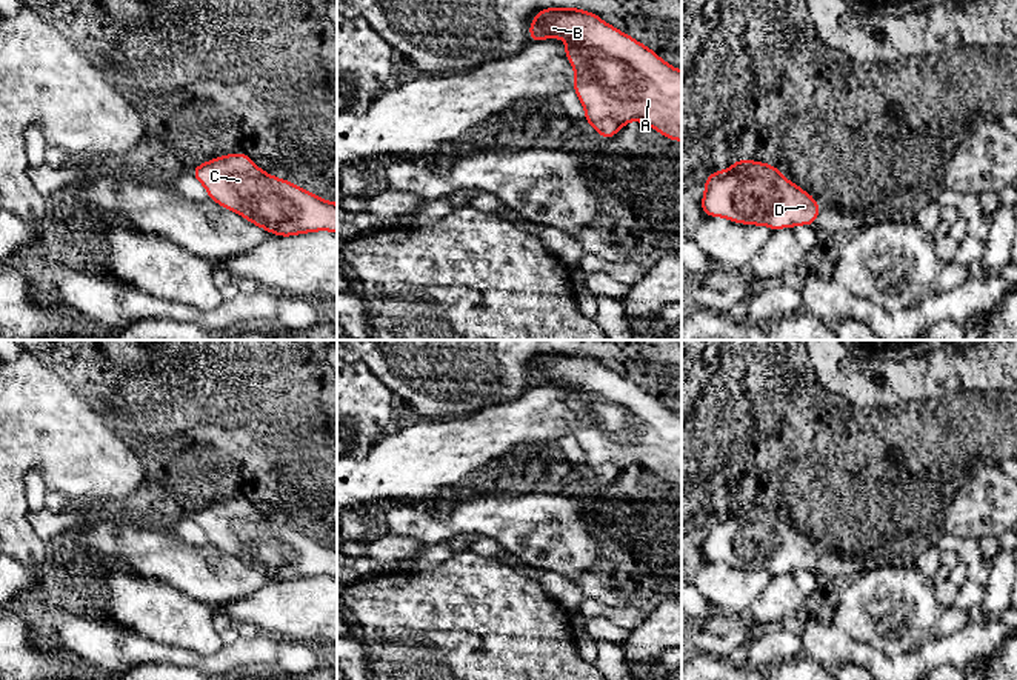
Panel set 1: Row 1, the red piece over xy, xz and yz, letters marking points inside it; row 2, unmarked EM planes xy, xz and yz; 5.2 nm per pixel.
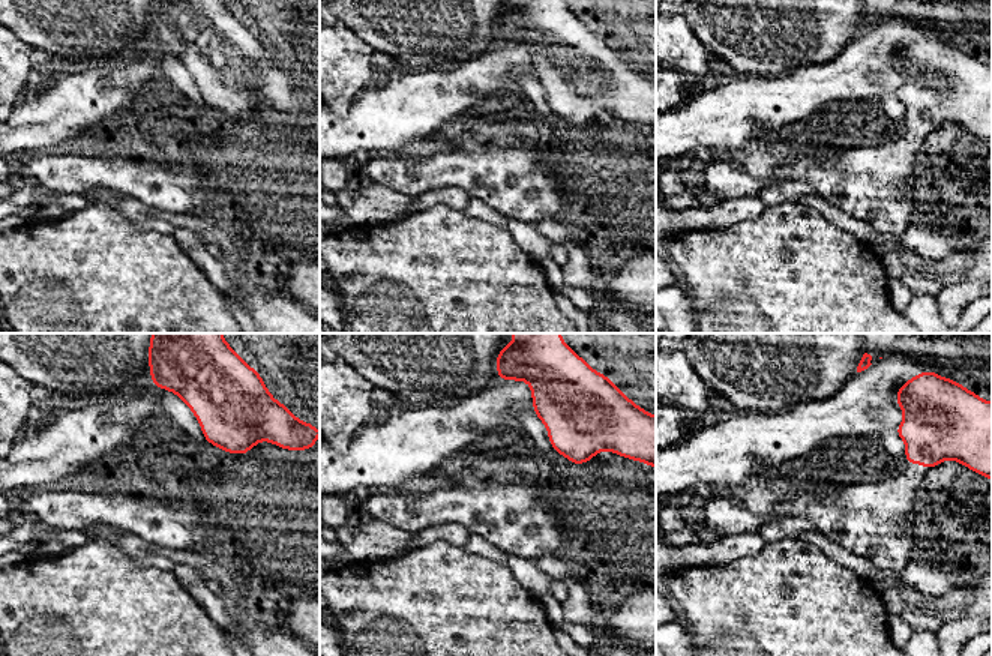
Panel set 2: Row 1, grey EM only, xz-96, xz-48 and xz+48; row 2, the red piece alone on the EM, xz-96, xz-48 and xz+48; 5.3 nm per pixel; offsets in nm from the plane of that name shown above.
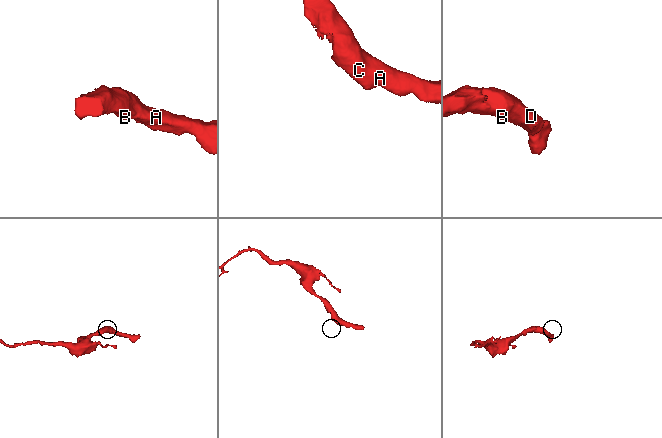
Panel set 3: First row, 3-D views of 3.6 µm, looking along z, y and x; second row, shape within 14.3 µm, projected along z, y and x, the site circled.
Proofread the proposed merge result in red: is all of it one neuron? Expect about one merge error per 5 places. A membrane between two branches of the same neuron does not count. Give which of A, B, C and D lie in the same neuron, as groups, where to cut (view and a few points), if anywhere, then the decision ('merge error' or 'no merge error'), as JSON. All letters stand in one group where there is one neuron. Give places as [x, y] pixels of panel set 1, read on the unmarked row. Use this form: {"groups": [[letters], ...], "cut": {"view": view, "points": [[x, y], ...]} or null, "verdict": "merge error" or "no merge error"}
{"groups": [["A", "B", "C", "D"]], "cut": null, "verdict": "no merge error"}

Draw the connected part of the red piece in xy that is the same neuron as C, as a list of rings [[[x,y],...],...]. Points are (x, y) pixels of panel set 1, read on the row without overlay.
[[[228,498],[191,517],[211,545],[274,580],[337,578],[337,548],[262,515],[248,498]]]

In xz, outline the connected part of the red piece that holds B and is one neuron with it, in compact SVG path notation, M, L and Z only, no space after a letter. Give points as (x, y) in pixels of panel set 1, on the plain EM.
M543 352L529 369L531 386L563 383L565 402L574 411L574 435L588 466L603 483L637 465L669 485L682 486L682 415L646 389L579 352Z

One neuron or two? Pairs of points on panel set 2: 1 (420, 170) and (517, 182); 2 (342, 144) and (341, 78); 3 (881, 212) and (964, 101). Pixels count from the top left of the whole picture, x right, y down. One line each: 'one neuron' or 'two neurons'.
1: one neuron
2: two neurons
3: one neuron

